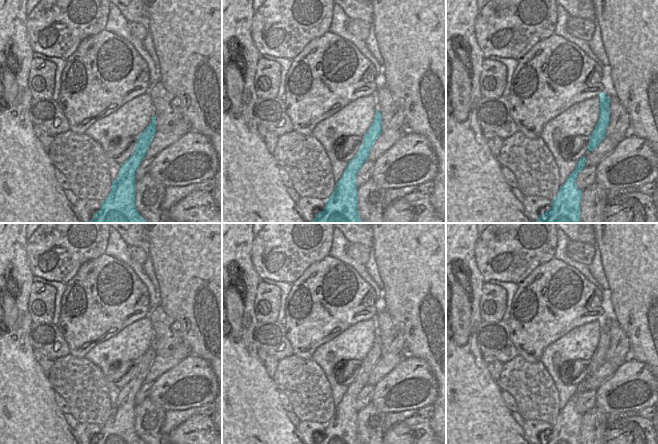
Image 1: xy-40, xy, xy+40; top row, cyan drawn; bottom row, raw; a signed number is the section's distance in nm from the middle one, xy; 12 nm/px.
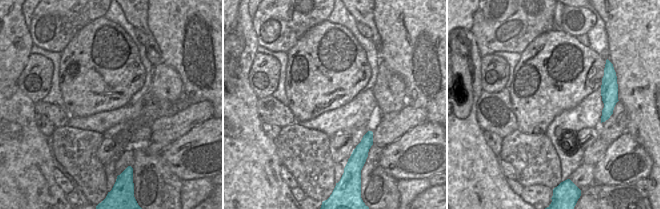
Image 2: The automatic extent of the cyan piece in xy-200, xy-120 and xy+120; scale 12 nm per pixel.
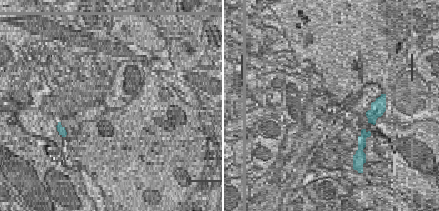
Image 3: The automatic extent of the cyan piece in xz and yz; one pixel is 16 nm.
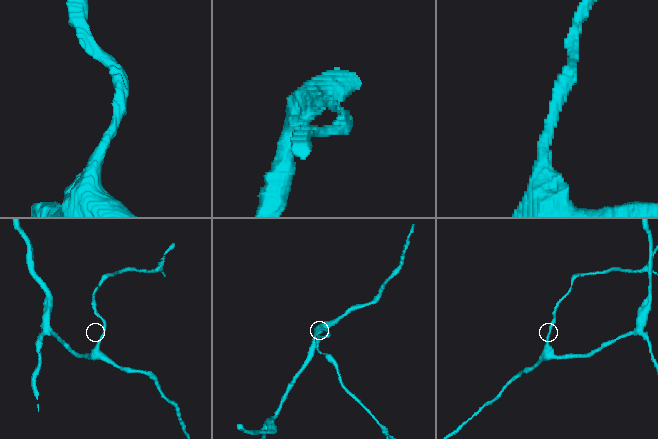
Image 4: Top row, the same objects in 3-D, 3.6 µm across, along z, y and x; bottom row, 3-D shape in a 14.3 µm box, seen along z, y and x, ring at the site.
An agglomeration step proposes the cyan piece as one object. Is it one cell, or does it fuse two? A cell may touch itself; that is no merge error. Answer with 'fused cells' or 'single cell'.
single cell

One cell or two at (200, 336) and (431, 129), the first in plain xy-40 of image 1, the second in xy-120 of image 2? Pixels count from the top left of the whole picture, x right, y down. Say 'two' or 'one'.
two

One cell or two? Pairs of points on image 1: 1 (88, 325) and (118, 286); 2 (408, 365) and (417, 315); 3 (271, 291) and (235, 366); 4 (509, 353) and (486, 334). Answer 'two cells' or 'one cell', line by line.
1: one cell
2: two cells
3: two cells
4: one cell

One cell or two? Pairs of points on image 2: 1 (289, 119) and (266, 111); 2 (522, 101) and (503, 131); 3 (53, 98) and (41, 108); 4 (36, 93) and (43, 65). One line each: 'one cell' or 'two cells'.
1: one cell
2: two cells
3: two cells
4: one cell

